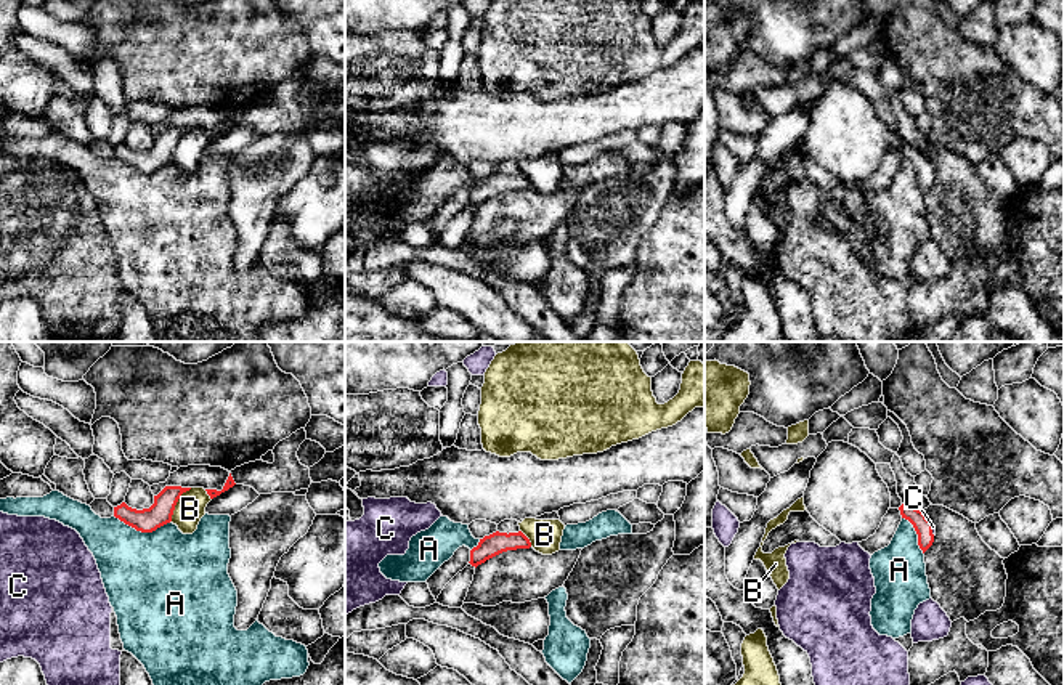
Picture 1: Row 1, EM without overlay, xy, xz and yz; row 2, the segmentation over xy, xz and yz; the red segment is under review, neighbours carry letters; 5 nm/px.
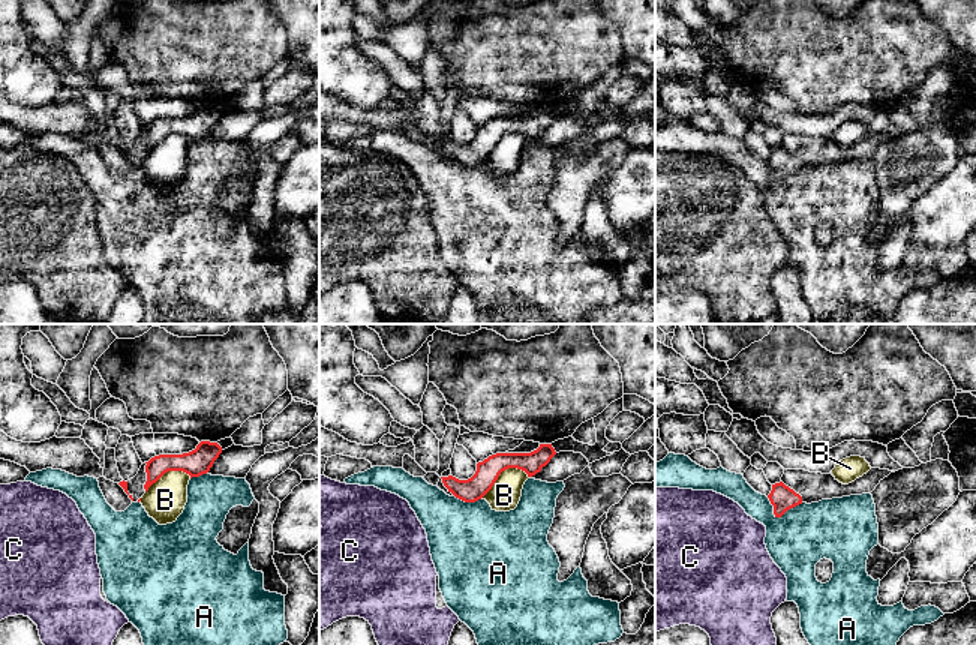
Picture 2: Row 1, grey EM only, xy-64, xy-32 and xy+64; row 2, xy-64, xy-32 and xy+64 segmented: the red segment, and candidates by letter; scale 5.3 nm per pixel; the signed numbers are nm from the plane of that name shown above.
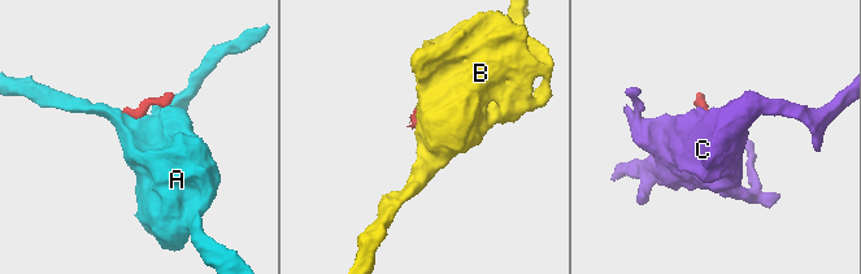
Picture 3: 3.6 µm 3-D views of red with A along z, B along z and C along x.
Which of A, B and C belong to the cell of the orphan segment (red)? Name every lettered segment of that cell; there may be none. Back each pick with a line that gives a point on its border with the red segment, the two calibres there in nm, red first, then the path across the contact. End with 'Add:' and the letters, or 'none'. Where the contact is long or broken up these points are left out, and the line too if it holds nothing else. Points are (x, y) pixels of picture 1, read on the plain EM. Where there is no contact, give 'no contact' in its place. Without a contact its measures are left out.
C: meets red in yz at (931, 172); 90 nm thick on the red side, 20 nm on the other; runs through yz (923, 167), (931, 172), (933, 167)
Add: C

